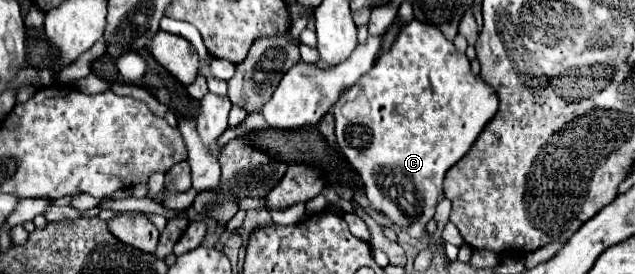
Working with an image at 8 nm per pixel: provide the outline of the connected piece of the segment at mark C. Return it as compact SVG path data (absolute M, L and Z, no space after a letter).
M417 19L403 25L393 47L379 57L367 73L367 79L373 81L367 93L365 87L357 83L345 91L333 107L339 149L361 177L371 205L411 237L423 237L427 221L443 199L441 185L447 169L451 169L471 149L479 133L495 117L499 109L497 93L493 93L483 79L473 75L467 55L457 51L437 27Z

